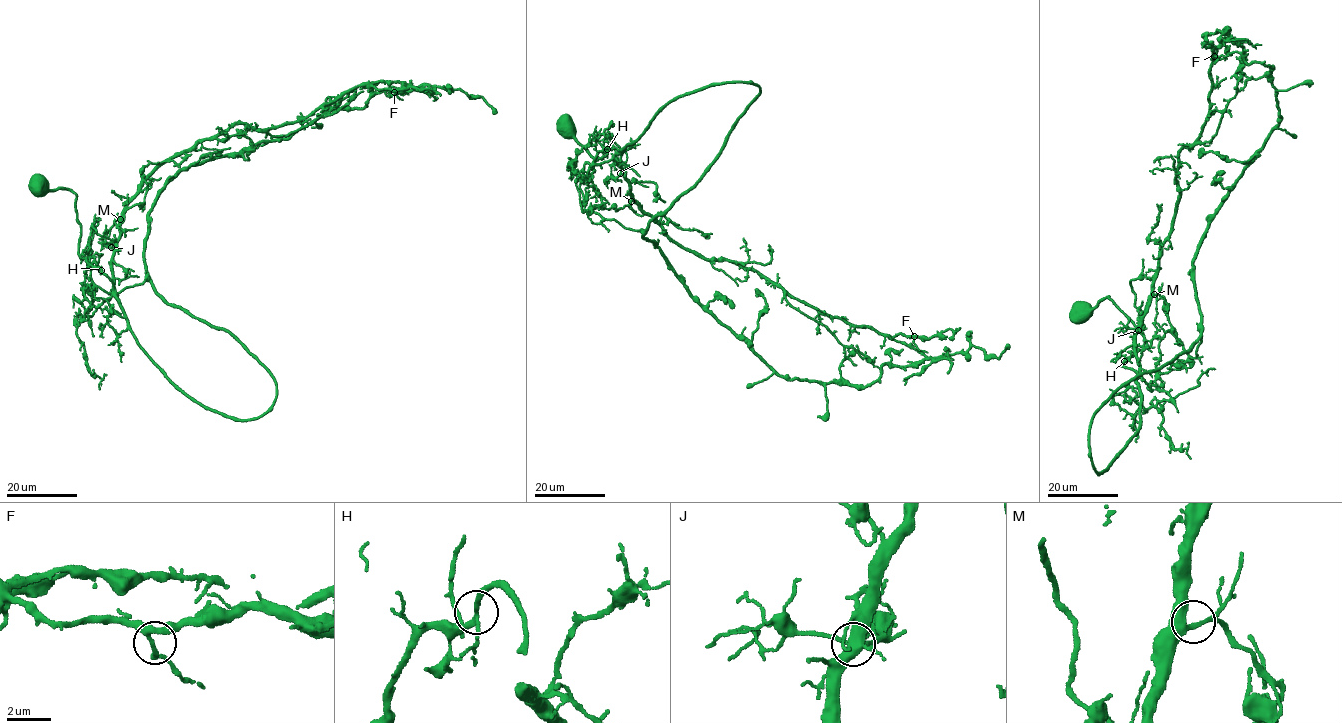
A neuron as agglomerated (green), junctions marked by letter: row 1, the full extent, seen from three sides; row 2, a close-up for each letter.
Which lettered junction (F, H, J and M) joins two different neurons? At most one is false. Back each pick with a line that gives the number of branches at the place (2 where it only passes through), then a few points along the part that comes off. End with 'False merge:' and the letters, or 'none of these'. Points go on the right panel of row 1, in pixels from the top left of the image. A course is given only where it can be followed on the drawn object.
False merge: none of these

